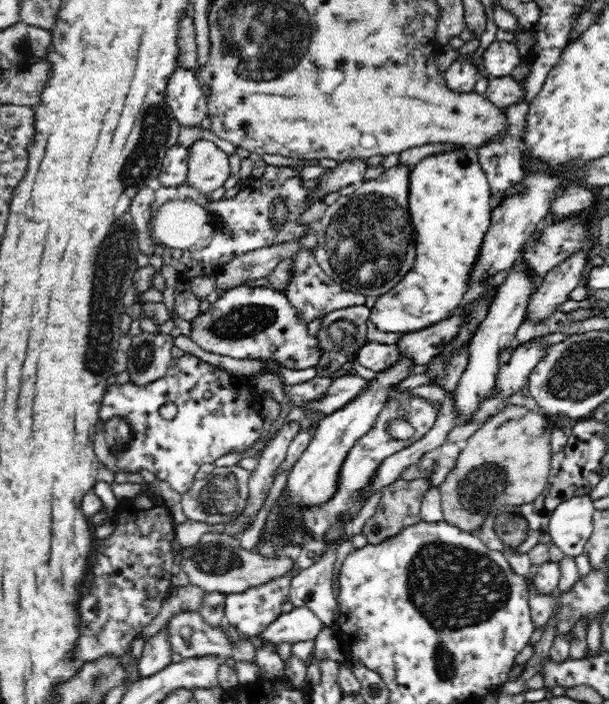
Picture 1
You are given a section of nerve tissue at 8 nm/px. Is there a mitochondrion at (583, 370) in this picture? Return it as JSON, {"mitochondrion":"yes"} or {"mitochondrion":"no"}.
{"mitochondrion":"yes"}

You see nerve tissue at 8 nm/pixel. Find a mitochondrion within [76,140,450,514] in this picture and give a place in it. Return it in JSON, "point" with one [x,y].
{"point":[359,236]}

